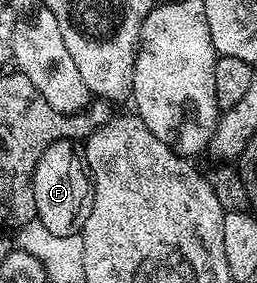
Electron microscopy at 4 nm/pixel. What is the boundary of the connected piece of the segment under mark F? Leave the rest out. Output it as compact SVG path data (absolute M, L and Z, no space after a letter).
M55 139L43 150L35 165L33 187L35 193L37 221L44 223L48 231L56 235L81 234L84 223L90 214L90 198L92 196L92 182L89 172L84 164L81 152L74 150L76 147L73 140Z

